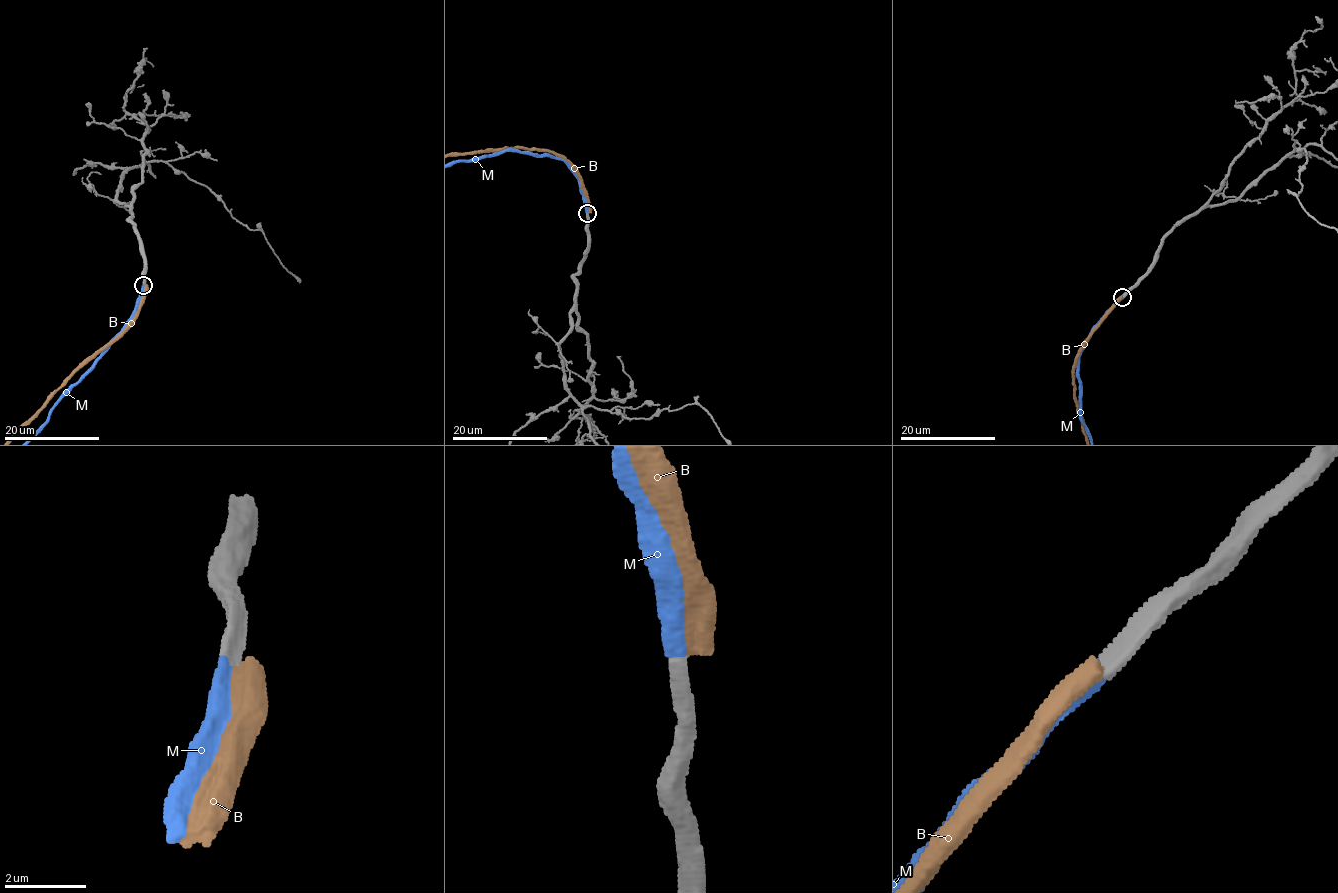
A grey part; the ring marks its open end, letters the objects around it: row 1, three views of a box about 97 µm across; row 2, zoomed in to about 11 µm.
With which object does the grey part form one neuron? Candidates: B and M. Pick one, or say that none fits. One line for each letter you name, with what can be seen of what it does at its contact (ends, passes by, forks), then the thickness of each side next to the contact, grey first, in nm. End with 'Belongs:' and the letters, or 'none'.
M: it ends there; 460 nm thick on the grey side, 460 nm on the other
Belongs: M

